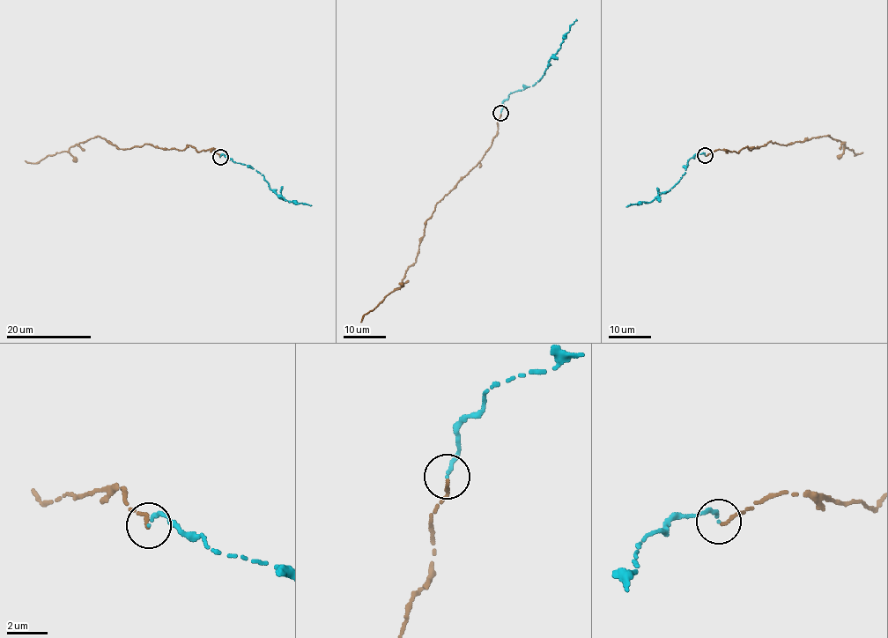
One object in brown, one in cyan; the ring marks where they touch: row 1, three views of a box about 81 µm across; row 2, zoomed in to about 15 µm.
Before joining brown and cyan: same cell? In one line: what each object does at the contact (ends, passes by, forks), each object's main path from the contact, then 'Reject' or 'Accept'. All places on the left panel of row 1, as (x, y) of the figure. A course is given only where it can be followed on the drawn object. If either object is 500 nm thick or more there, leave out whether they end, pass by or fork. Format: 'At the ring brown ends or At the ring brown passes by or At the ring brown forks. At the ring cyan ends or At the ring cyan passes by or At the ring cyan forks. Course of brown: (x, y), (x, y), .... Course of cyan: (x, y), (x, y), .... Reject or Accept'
At the ring brown ends. At the ring cyan ends. Course of brown: (219, 157), (212, 148), (200, 152), (191, 145), (118, 148), (98, 137), (35, 163), (25, 160). Course of cyan: (219, 157), (224, 154), (235, 162), (256, 170), (264, 176), (270, 189), (284, 199), (311, 205). Accept

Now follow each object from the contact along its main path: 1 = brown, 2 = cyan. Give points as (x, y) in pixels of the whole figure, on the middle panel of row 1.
1: (500, 113), (489, 149), (436, 204), (425, 221), (414, 263), (409, 266), (400, 287), (360, 322)
2: (500, 113), (503, 101), (511, 92), (540, 80), (548, 61), (560, 48), (563, 35), (577, 19)

